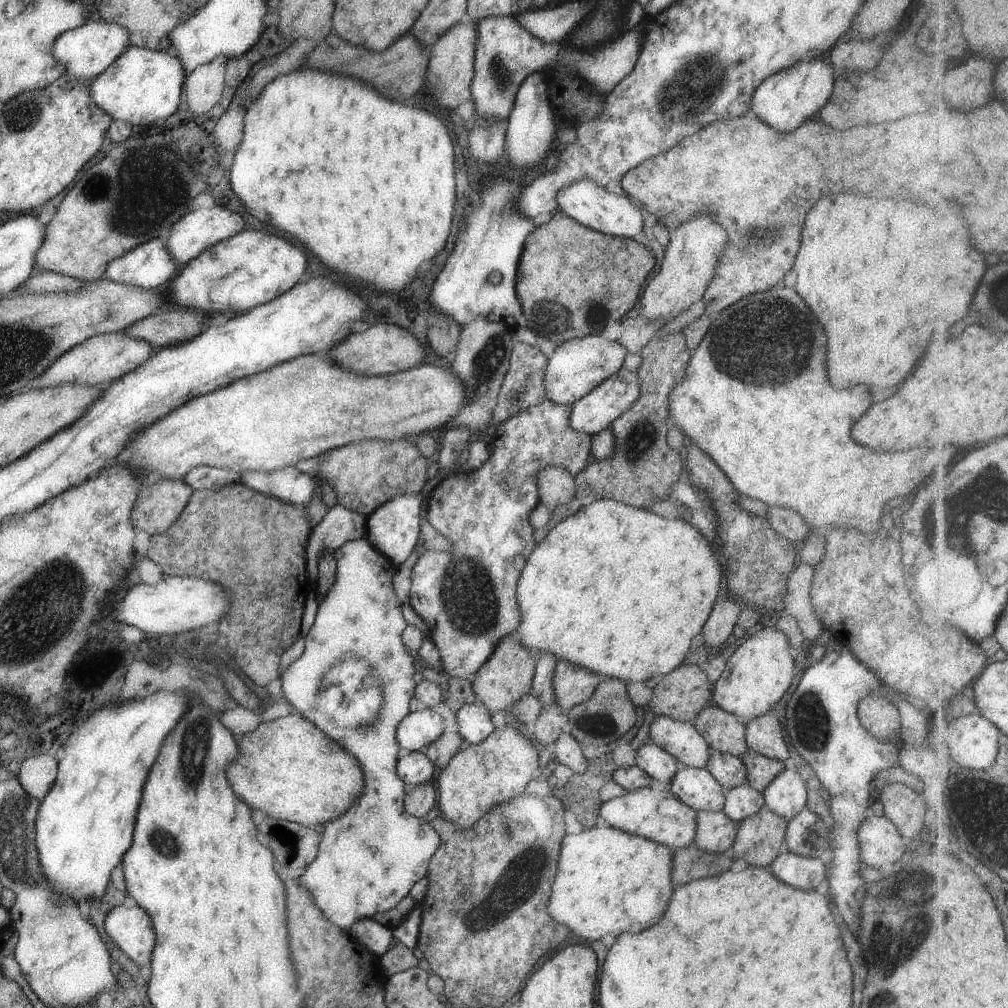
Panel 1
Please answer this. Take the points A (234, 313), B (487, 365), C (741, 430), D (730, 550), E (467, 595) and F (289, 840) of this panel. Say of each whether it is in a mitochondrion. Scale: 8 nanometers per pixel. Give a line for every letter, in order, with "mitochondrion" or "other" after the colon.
A: other
B: mitochondrion
C: other
D: mitochondrion
E: mitochondrion
F: mitochondrion

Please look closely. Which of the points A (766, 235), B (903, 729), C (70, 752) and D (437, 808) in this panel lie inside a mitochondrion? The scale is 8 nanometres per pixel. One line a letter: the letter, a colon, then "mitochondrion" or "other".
A: mitochondrion
B: other
C: other
D: other

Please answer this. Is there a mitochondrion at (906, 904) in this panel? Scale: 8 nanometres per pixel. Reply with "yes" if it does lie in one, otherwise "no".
yes

